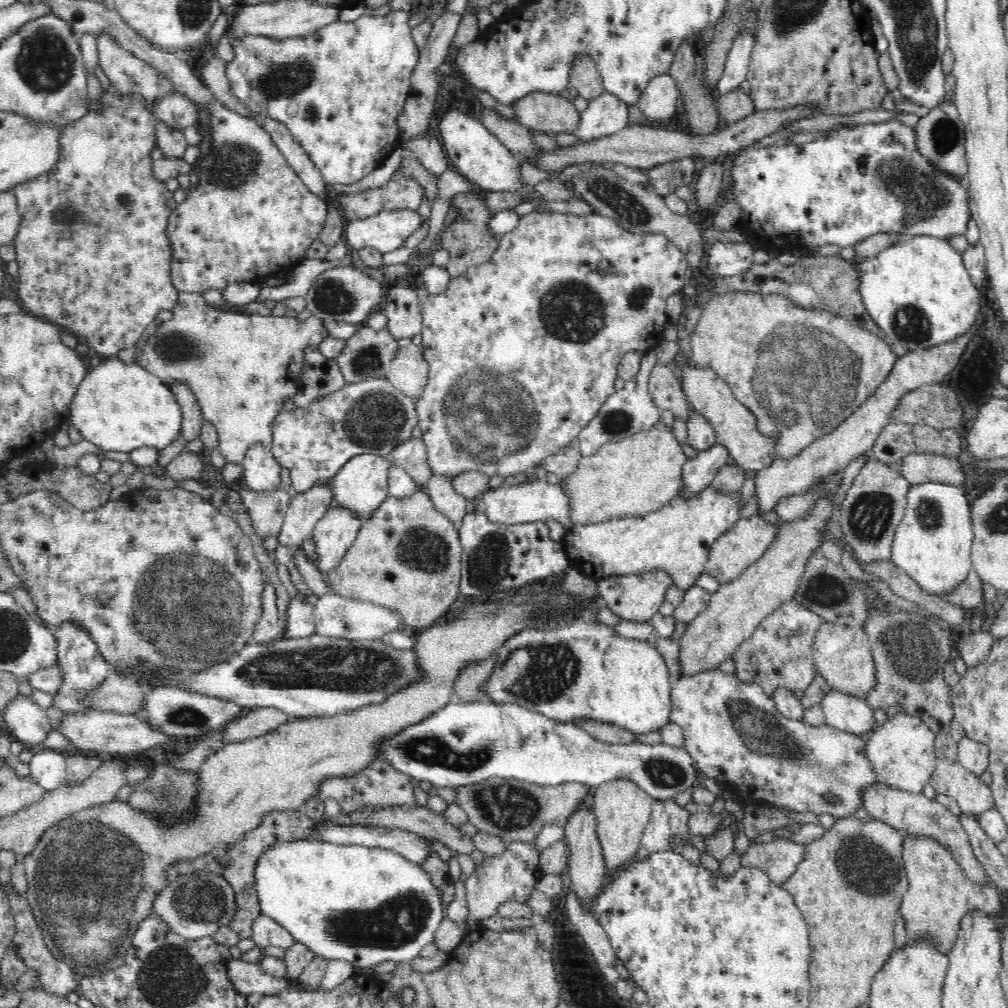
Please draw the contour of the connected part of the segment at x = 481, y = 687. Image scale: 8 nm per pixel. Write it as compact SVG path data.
M498 652L490 660L472 664L470 668L462 670L462 674L457 678L456 684L454 684L453 699L462 702L489 700L488 682L490 682L495 662L498 660L497 654Z

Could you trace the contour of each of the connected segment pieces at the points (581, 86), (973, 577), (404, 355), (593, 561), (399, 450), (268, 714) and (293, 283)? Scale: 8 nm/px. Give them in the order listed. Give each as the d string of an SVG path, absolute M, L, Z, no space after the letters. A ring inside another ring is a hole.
M588 56L579 57L574 62L570 86L571 88L576 88L579 96L583 96L588 101L607 91L595 62Z
M972 568L967 572L967 575L958 583L955 584L952 590L939 595L939 598L966 609L978 612L983 608L983 594L980 575Z
M410 343L400 348L384 376L394 388L415 400L427 383L428 367L421 357L421 347Z
M712 484L704 486L698 491L681 491L665 505L648 511L644 515L611 515L600 522L575 522L566 531L562 541L563 551L573 566L588 577L595 579L646 574L658 572L667 574L670 582L676 588L687 591L692 587L692 579L703 571L703 564L709 553L710 543L718 536L722 536L740 519L744 508L744 492L720 492Z
M410 436L393 446L388 455L391 465L402 468L413 480L425 484L432 472L427 466L427 453L422 439Z
M261 706L250 708L238 719L228 723L226 743L238 742L246 738L263 735L275 726L282 724L290 717L284 709L275 706Z
M347 254L342 260L324 261L302 259L292 268L291 280L286 284L261 284L257 301L265 304L266 299L280 301L291 296L305 296L314 283L315 278L322 272L334 267L352 266L352 257Z

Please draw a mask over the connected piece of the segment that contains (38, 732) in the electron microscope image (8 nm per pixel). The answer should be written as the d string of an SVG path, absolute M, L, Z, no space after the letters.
M19 695L14 698L2 717L17 741L30 746L44 745L52 730L46 710L37 705L32 697Z

